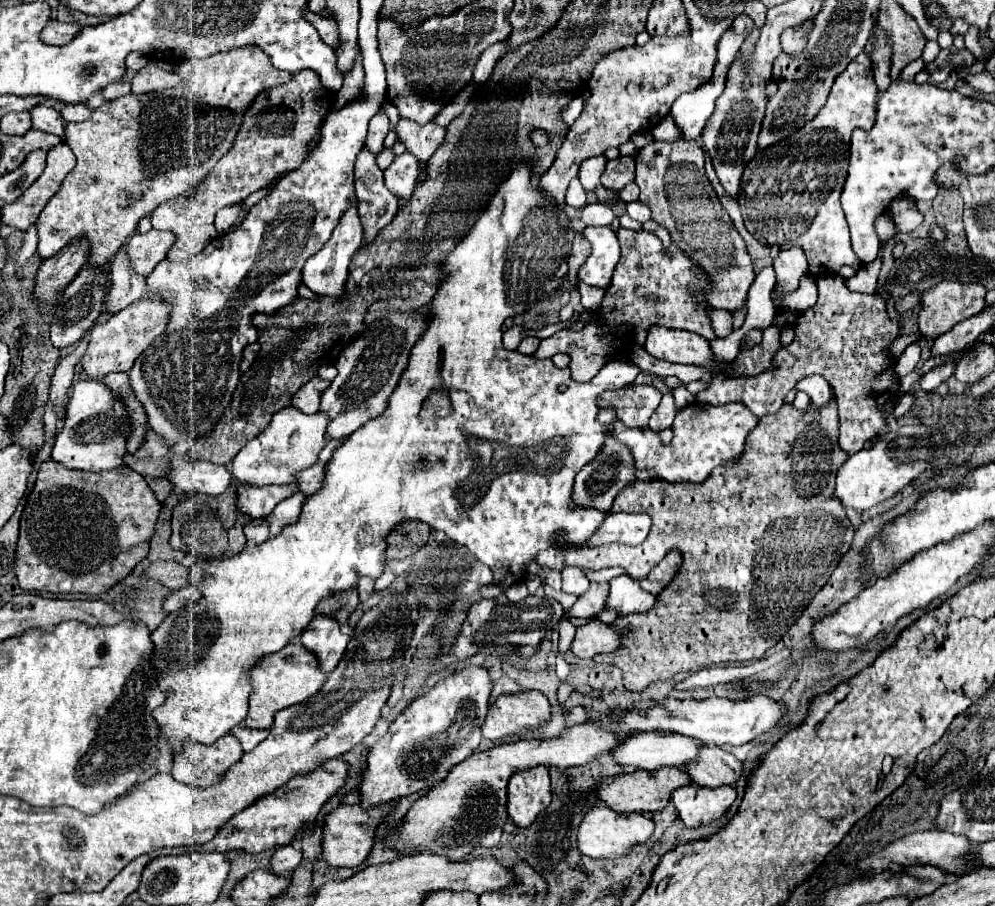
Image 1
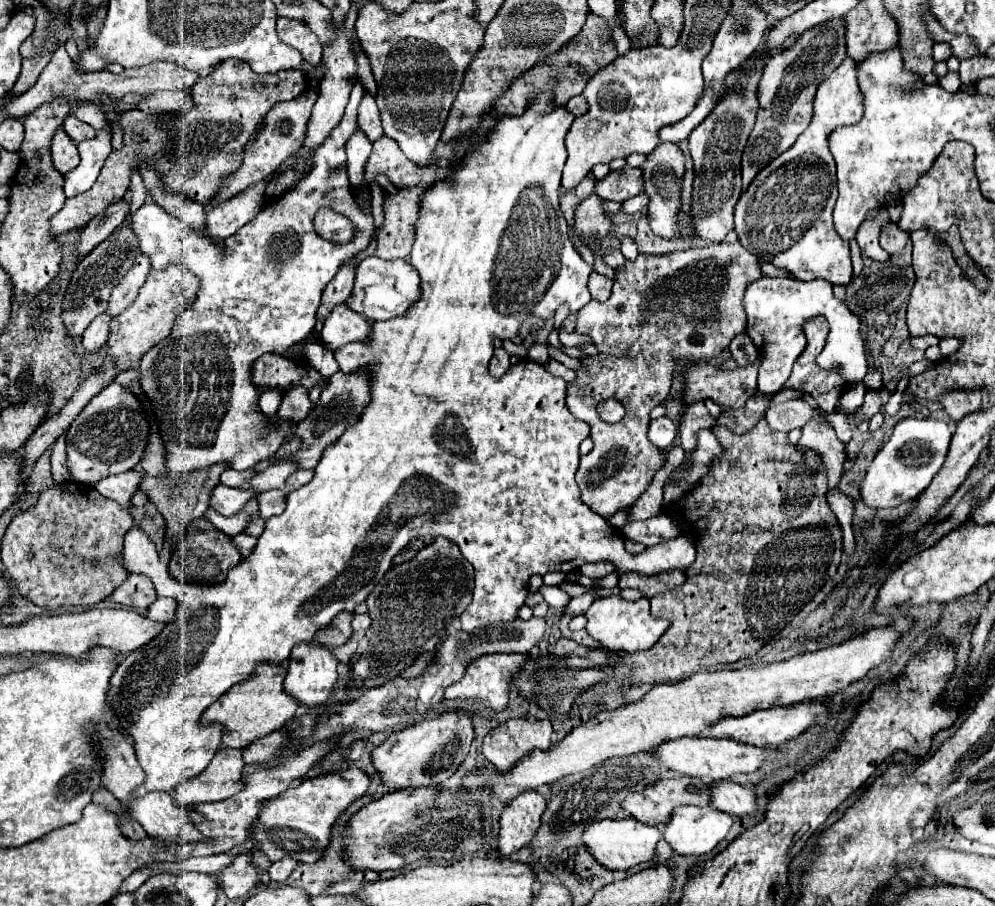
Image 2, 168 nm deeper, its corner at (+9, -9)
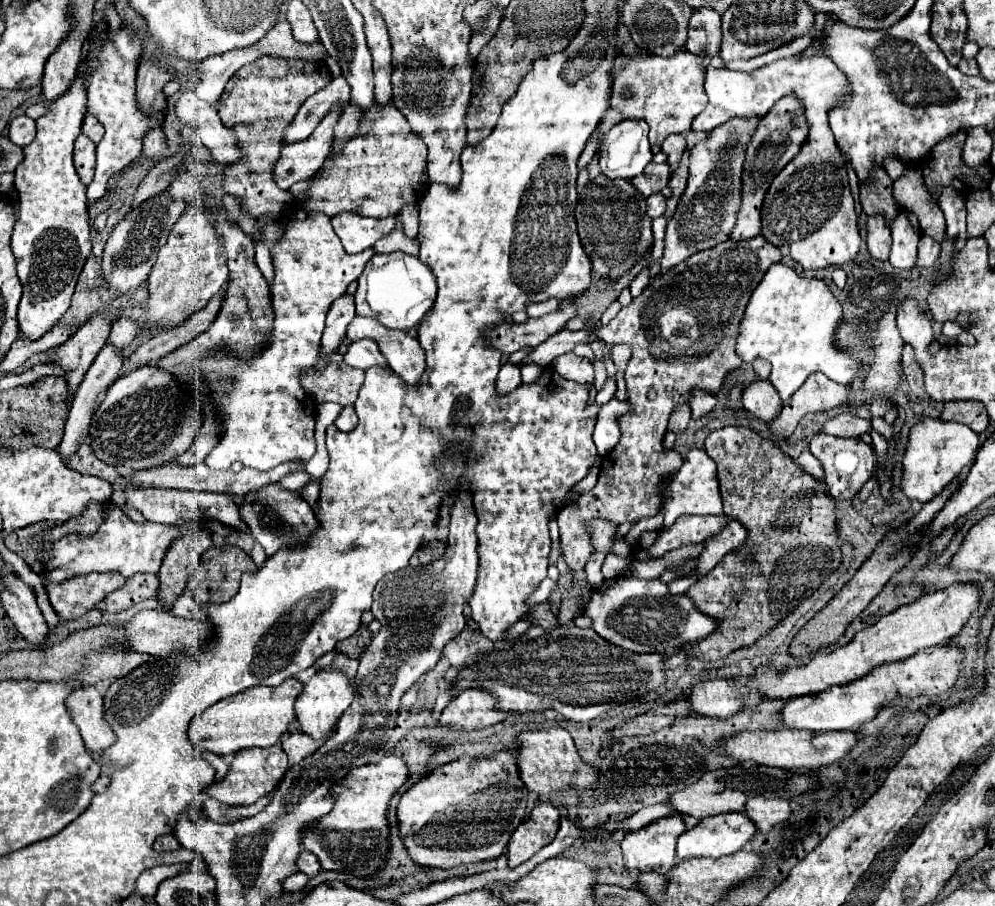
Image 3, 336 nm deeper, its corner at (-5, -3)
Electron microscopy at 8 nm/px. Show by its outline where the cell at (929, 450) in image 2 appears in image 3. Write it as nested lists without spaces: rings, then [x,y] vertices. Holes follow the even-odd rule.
[[[922,417],[908,431],[906,451],[902,455],[900,469],[900,489],[910,501],[930,501],[940,493],[956,473],[960,473],[968,463],[972,463],[978,449],[978,435],[970,427],[960,423],[940,423],[934,417]]]

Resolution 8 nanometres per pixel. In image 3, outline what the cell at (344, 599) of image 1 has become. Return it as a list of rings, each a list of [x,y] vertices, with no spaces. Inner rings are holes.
[[[362,623],[360,629],[358,629],[350,639],[344,639],[342,643],[338,643],[336,649],[338,649],[340,653],[350,655],[350,657],[358,657],[358,655],[366,649],[366,645],[370,643],[370,639],[372,639],[372,633],[370,633],[368,625]]]

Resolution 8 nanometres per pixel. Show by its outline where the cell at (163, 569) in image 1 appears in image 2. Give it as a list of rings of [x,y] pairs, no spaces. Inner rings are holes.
[[[128,575],[128,579],[108,597],[114,603],[124,607],[148,609],[156,601],[156,591],[152,581],[146,575]]]

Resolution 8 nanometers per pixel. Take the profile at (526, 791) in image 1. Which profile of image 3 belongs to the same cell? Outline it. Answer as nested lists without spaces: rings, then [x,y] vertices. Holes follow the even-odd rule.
[[[538,801],[530,813],[530,819],[522,823],[508,843],[508,865],[516,867],[528,861],[544,845],[548,845],[558,831],[558,809],[548,801]]]

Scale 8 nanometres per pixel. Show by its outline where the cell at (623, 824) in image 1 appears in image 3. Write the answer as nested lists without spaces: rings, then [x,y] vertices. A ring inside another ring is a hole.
[[[668,815],[668,817],[654,819],[652,823],[648,823],[646,827],[642,827],[638,831],[624,833],[624,839],[620,843],[624,865],[634,871],[650,871],[650,869],[668,871],[668,869],[672,869],[676,863],[676,839],[684,831],[686,831],[684,817],[682,815]]]

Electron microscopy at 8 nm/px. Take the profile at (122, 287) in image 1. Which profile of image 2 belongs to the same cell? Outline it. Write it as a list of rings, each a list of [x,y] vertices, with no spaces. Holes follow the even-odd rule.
[[[102,313],[100,317],[96,317],[90,327],[84,331],[84,339],[82,339],[82,345],[86,349],[86,353],[92,357],[92,355],[100,355],[106,341],[108,341],[108,333],[110,333],[110,317],[106,313]]]

